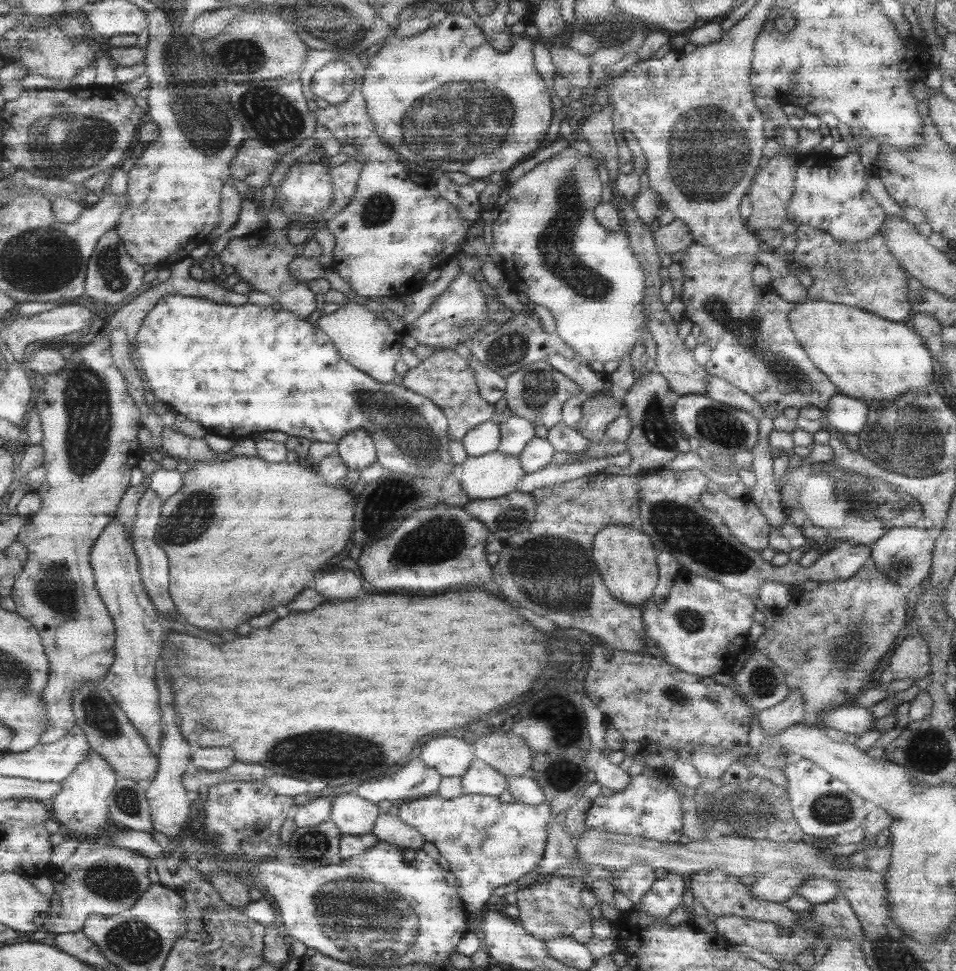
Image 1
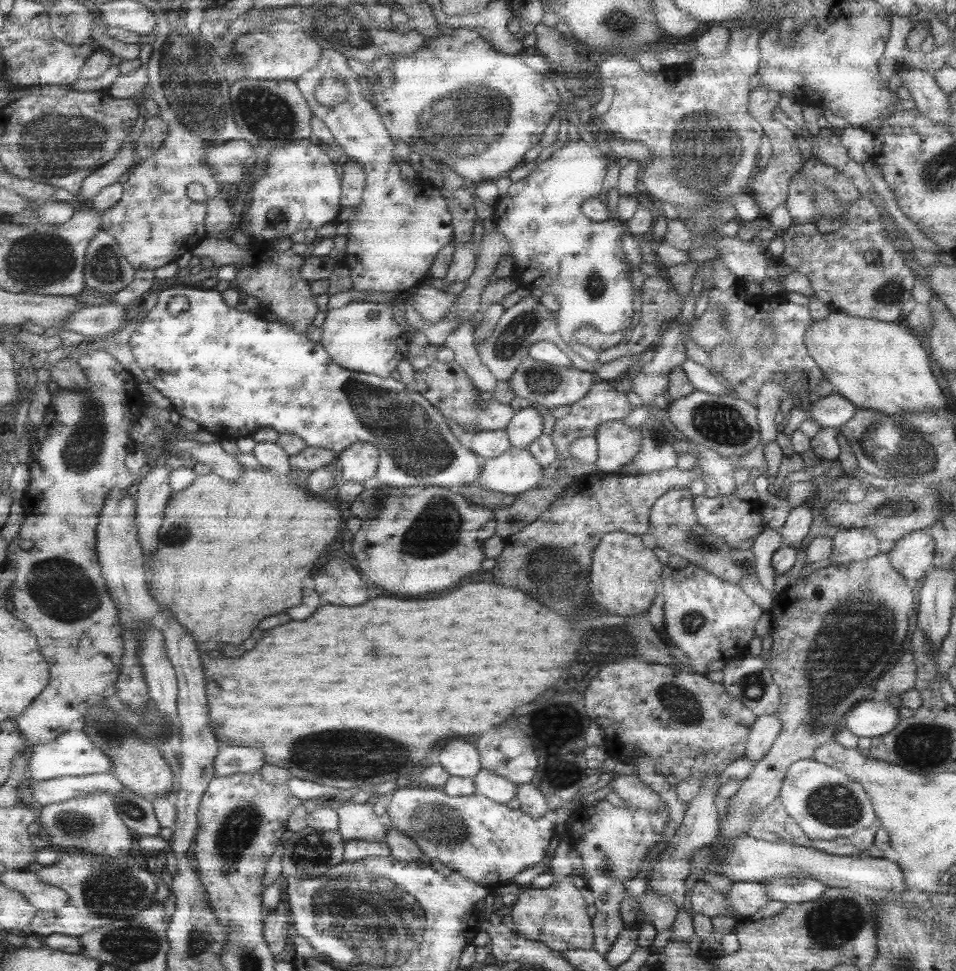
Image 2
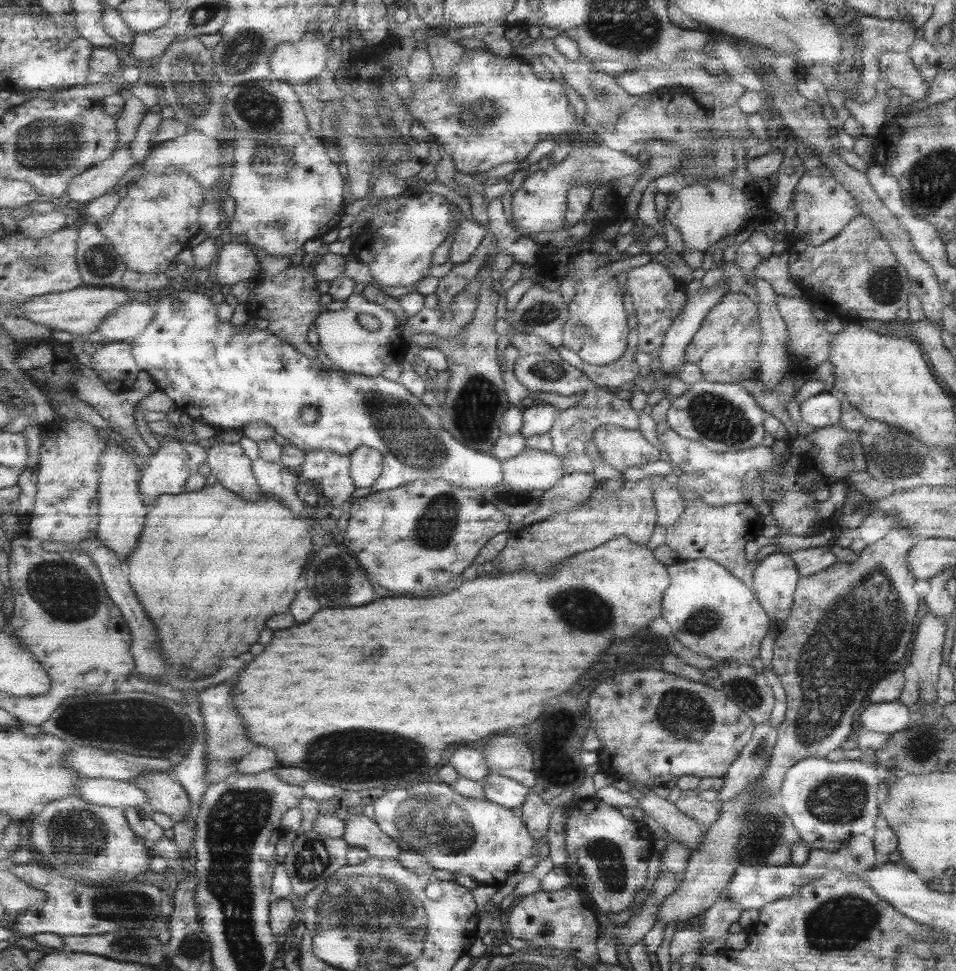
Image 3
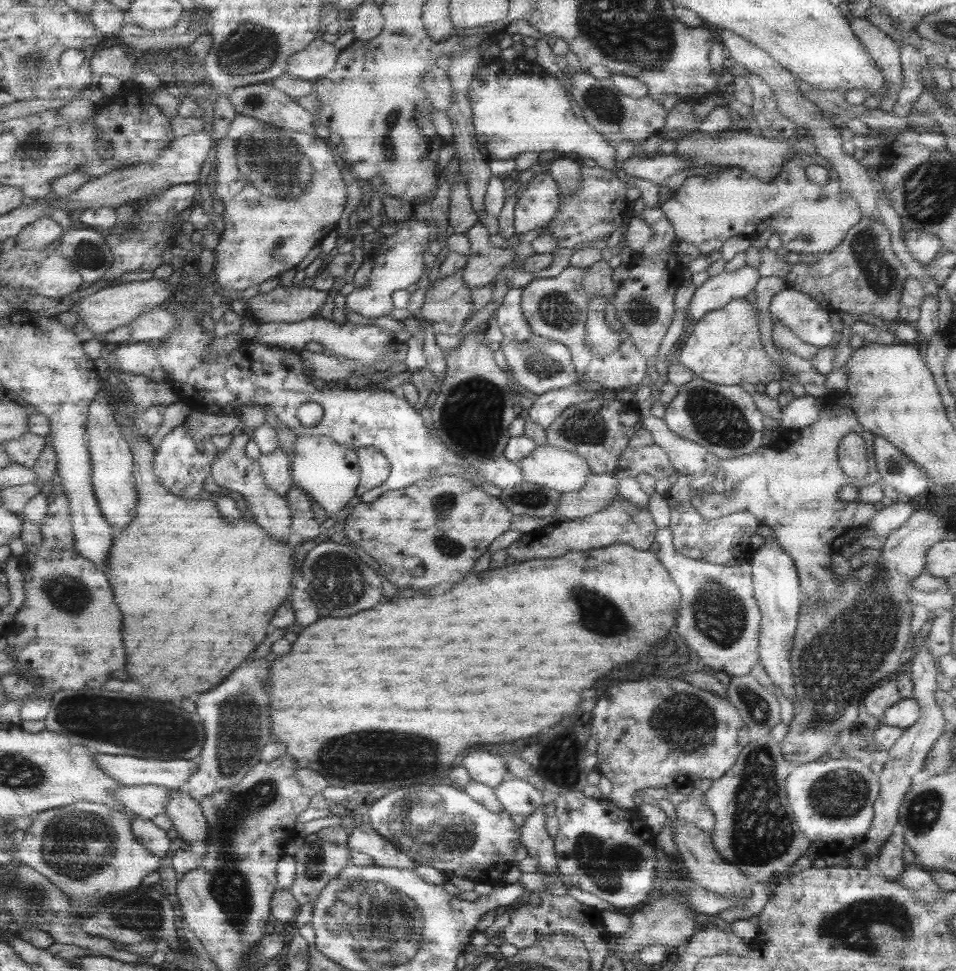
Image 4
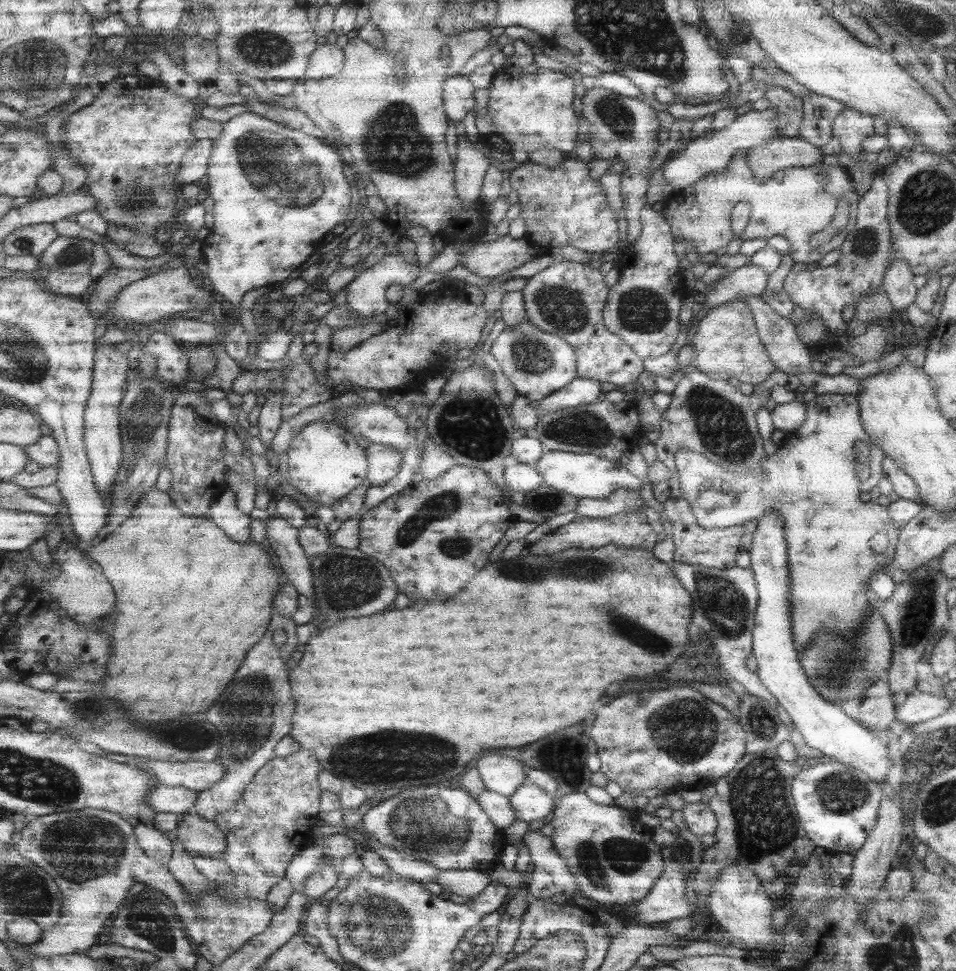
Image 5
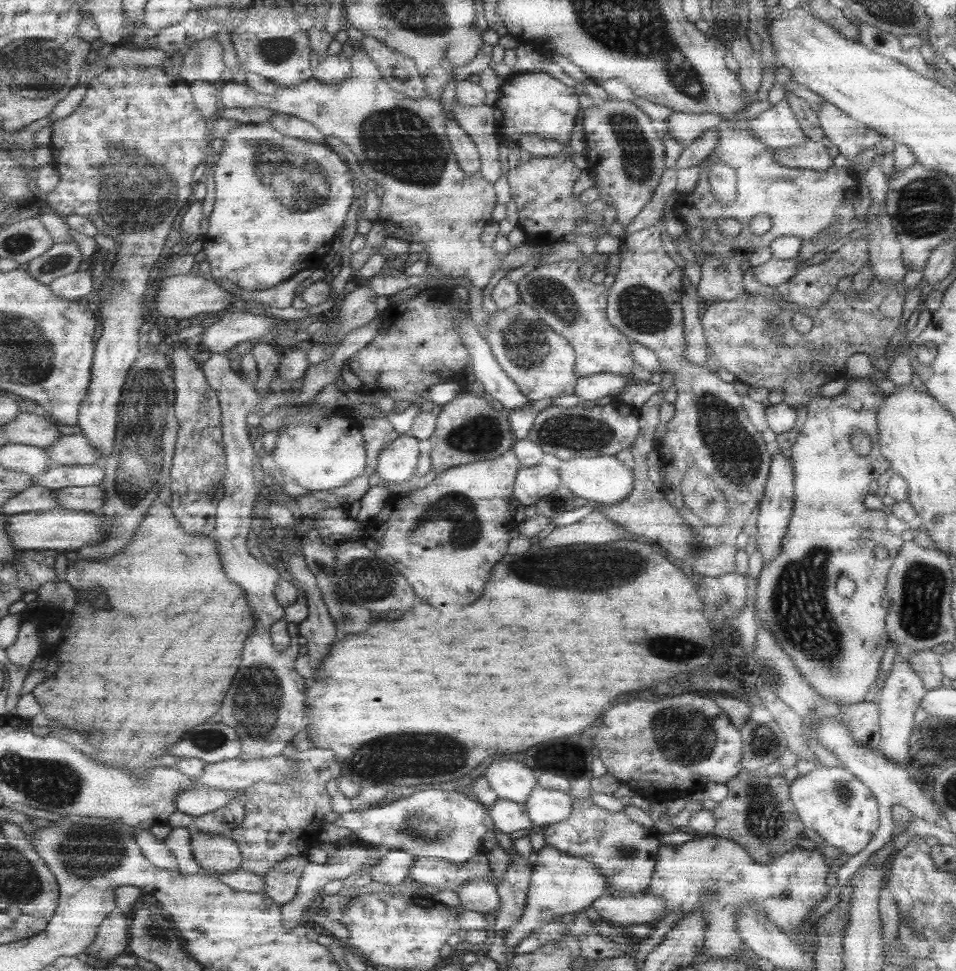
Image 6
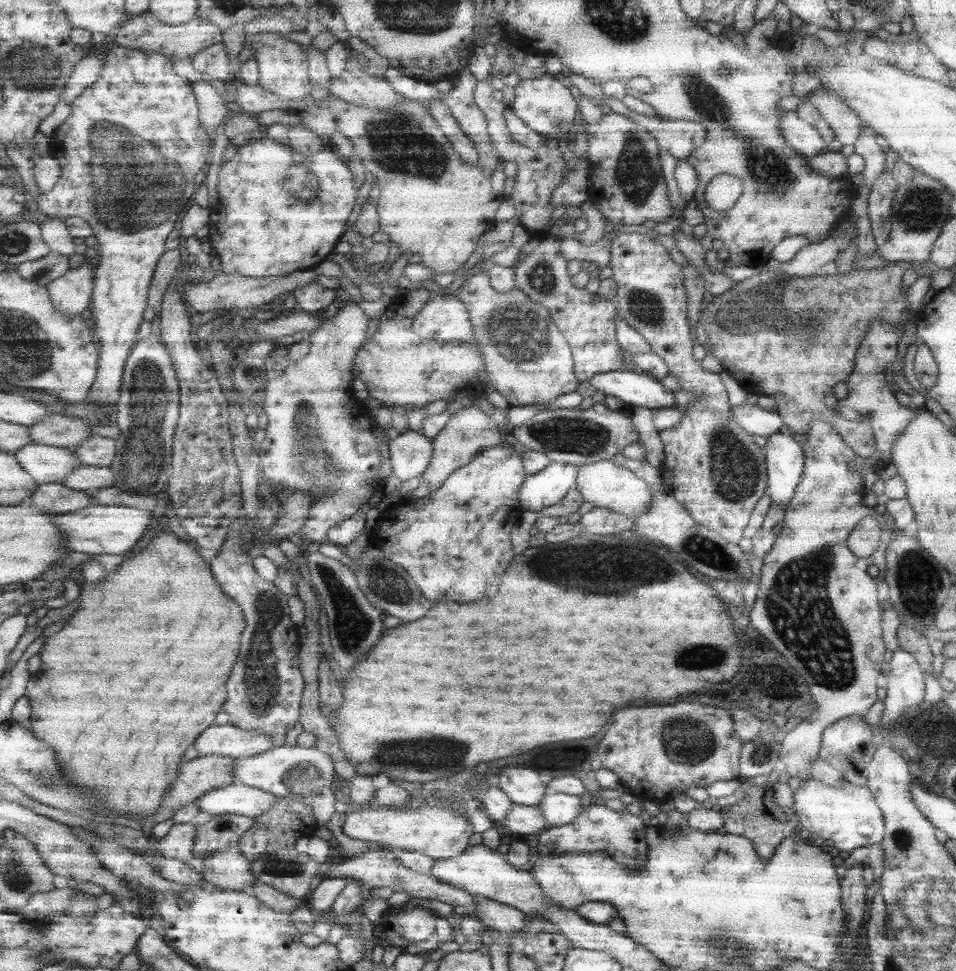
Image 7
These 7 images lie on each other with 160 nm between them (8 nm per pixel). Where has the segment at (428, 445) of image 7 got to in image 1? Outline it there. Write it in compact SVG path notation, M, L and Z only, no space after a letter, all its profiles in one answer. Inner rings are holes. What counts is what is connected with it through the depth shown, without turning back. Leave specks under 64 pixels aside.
M366 430L350 432L337 444L337 451L349 470L365 470L378 459L376 444Z

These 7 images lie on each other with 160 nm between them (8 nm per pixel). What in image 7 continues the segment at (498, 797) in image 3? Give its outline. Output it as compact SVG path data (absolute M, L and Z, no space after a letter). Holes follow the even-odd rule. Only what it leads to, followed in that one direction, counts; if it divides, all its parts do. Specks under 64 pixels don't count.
M545 793L537 807L548 826L561 826L578 818L584 800L582 797L561 793Z

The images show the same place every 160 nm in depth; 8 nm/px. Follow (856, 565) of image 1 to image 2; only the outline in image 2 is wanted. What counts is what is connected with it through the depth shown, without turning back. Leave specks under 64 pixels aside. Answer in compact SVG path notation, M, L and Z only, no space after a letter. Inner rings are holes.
M688 488L673 489L663 493L651 505L646 540L652 546L666 550L669 555L677 554L705 572L713 573L719 580L740 588L743 573L754 572L753 554L750 549L727 546L724 540L705 530L695 518L692 495ZM845 529L832 537L831 565L868 559L879 553L878 538L867 529Z

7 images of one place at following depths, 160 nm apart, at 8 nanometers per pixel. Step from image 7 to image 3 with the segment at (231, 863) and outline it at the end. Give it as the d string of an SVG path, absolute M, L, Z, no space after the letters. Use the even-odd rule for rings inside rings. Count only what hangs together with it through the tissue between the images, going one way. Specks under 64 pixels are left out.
M150 772L142 774L136 782L147 794L153 811L162 812L172 817L175 821L188 820L192 814L192 798L184 786L172 779L169 772Z

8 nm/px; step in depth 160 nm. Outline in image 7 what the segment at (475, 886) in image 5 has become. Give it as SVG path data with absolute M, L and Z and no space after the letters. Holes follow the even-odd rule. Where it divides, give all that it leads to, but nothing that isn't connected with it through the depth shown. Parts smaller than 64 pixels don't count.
M478 897L475 909L483 927L497 930L503 936L520 934L526 928L526 916L503 902Z

